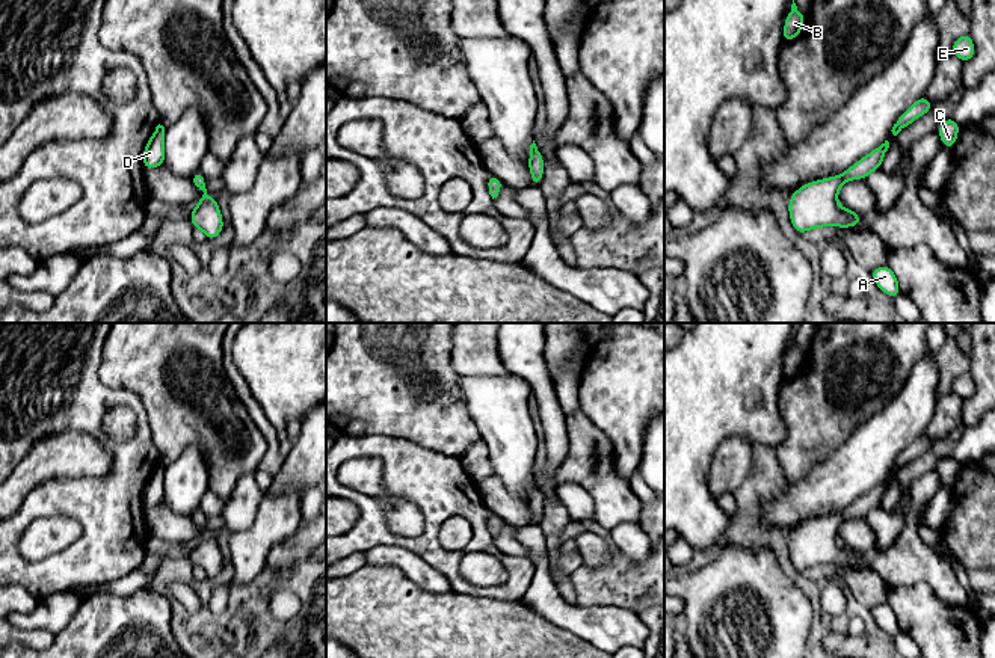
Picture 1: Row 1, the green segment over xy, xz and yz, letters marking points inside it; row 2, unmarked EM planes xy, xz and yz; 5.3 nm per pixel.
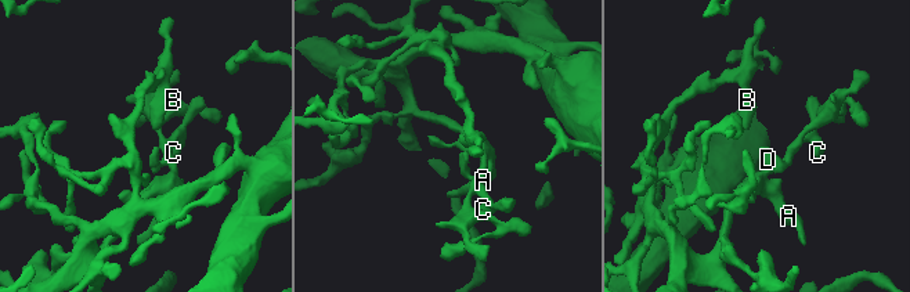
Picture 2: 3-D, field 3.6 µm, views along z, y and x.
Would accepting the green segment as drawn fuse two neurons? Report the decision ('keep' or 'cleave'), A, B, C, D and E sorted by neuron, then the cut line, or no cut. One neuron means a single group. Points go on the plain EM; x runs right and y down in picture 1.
keep; groups A B C D E; cut none

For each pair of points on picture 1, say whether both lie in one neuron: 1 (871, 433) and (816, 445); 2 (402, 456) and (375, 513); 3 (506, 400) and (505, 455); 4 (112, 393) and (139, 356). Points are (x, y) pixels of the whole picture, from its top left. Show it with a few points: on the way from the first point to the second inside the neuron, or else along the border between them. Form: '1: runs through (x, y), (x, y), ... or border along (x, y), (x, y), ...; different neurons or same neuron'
1: border along (873, 415), (820, 462); different neurons
2: runs through (432, 491), (432, 530), (420, 542), (400, 542); same neuron
3: runs through (506, 414), (506, 441); same neuron
4: border along (103, 353), (98, 378), (132, 390), (145, 408); different neurons

